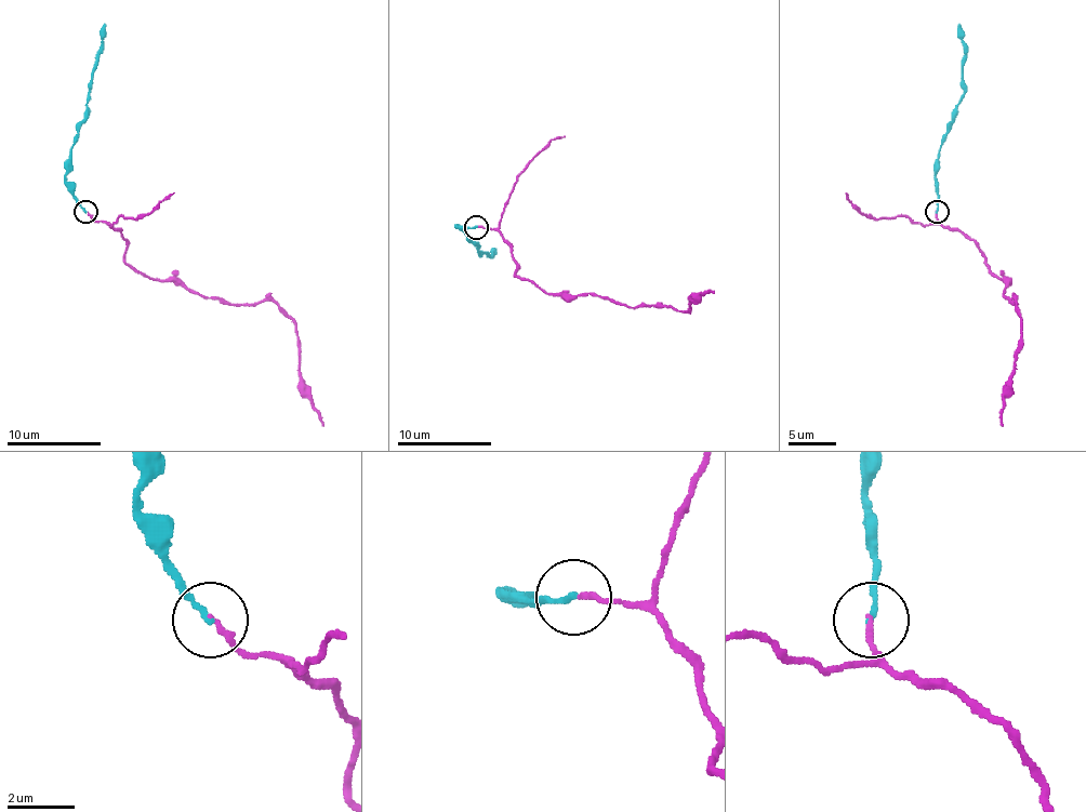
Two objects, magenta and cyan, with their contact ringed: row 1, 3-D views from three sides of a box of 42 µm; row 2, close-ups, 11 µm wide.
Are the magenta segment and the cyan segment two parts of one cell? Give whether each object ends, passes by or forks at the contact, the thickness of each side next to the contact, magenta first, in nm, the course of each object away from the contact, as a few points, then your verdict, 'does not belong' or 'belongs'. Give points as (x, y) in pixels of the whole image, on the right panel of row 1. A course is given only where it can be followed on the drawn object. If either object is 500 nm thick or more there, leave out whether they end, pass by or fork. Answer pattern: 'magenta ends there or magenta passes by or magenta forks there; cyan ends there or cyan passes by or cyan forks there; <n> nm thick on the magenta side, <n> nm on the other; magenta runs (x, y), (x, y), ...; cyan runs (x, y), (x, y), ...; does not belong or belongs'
magenta ends there; cyan ends there; 170 nm thick on the magenta side, 150 nm on the other; magenta runs (937, 210), (937, 222), (975, 242), (1004, 280), (1004, 295), (1018, 304), (1015, 300), (1020, 325), (1004, 425); cyan runs (937, 212), (935, 160), (963, 94), (963, 30), (958, 23); does not belong

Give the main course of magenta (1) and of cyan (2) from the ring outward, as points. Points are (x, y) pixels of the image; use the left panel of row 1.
1: (84, 210), (120, 231), (126, 262), (158, 280), (229, 304), (272, 300), (295, 325), (303, 391), (323, 425)
2: (84, 212), (66, 178), (66, 160), (90, 94), (104, 23)

